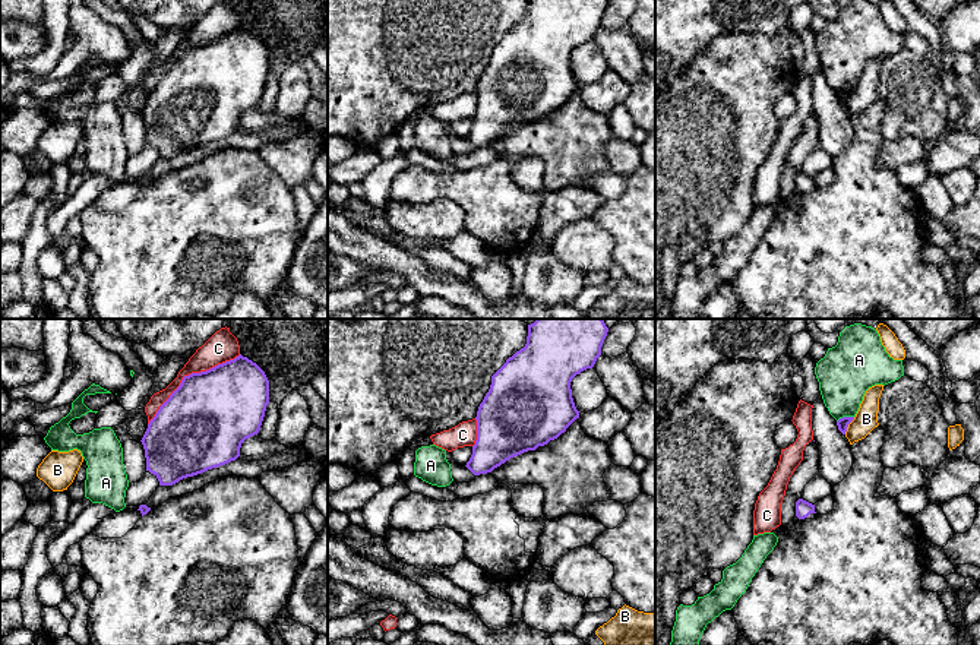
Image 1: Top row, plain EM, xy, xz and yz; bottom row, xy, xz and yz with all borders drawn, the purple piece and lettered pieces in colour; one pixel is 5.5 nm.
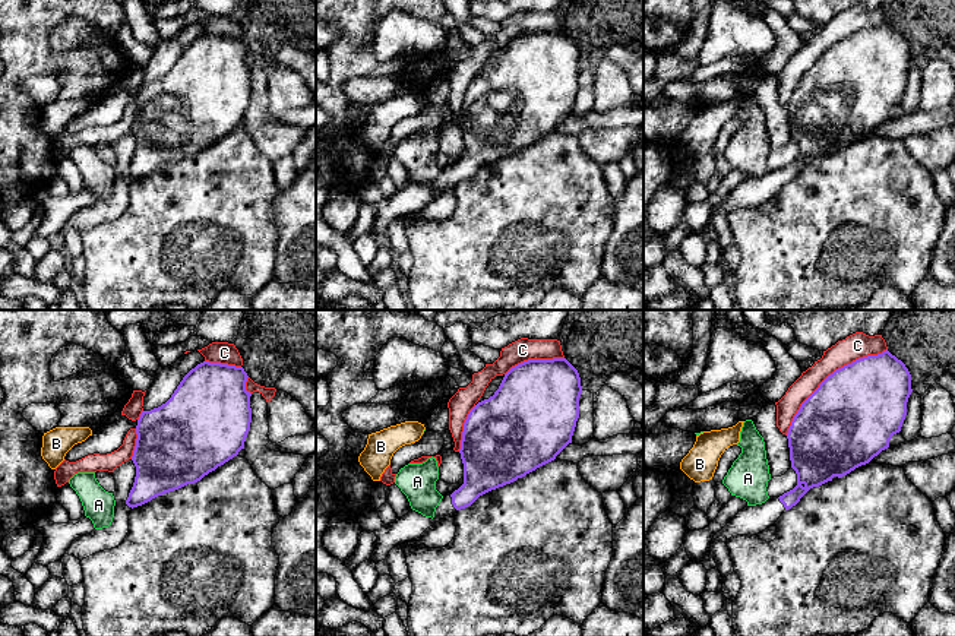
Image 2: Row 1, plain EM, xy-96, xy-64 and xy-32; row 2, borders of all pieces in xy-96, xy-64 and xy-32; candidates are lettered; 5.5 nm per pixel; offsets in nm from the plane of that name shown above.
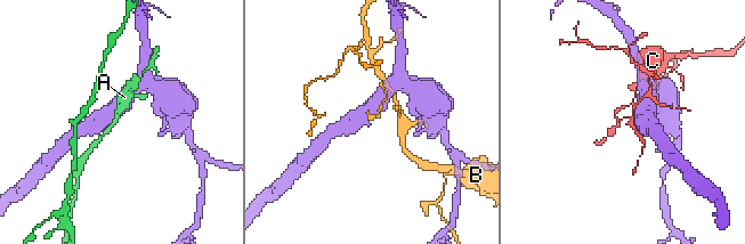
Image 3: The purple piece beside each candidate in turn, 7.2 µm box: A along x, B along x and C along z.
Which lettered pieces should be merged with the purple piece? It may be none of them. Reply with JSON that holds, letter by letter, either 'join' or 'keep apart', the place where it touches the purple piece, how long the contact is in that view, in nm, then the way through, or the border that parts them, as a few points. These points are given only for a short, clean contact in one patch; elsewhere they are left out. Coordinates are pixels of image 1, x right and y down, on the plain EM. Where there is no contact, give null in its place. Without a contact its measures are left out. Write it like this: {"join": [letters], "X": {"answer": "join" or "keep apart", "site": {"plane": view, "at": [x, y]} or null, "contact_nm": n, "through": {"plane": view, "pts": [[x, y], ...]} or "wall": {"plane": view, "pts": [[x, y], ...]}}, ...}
{"join": [], "A": {"answer": "keep apart", "site": {"plane": "yz", "at": [844, 89]}, "contact_nm": 100}, "B": {"answer": "keep apart", "site": {"plane": "yz", "at": [847, 98]}, "contact_nm": 110}, "C": {"answer": "keep apart", "site": {"plane": "xy", "at": [189, 47]}, "contact_nm": 650}}

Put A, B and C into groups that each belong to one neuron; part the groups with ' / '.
A / B / C

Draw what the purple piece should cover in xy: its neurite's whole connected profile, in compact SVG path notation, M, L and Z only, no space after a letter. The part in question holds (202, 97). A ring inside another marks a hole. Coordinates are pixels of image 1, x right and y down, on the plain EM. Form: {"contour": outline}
{"contour": "M241 26L206 44L184 48L180 59L159 79L142 110L146 143L154 146L159 158L173 158L183 151L225 137L240 129L241 116L257 107L269 76L269 53L265 44Z"}

